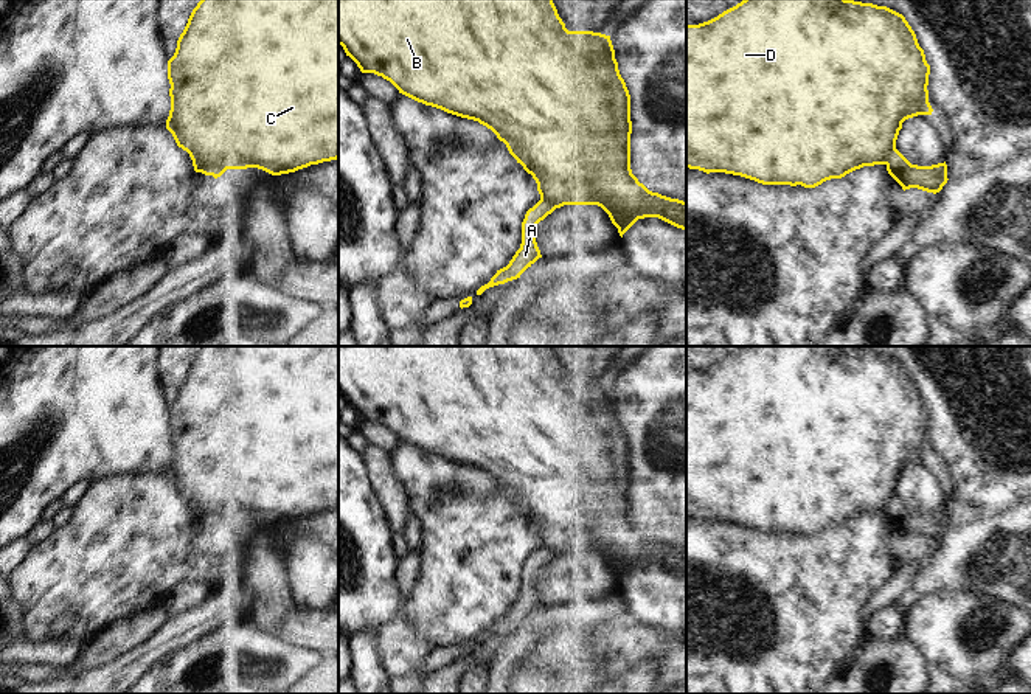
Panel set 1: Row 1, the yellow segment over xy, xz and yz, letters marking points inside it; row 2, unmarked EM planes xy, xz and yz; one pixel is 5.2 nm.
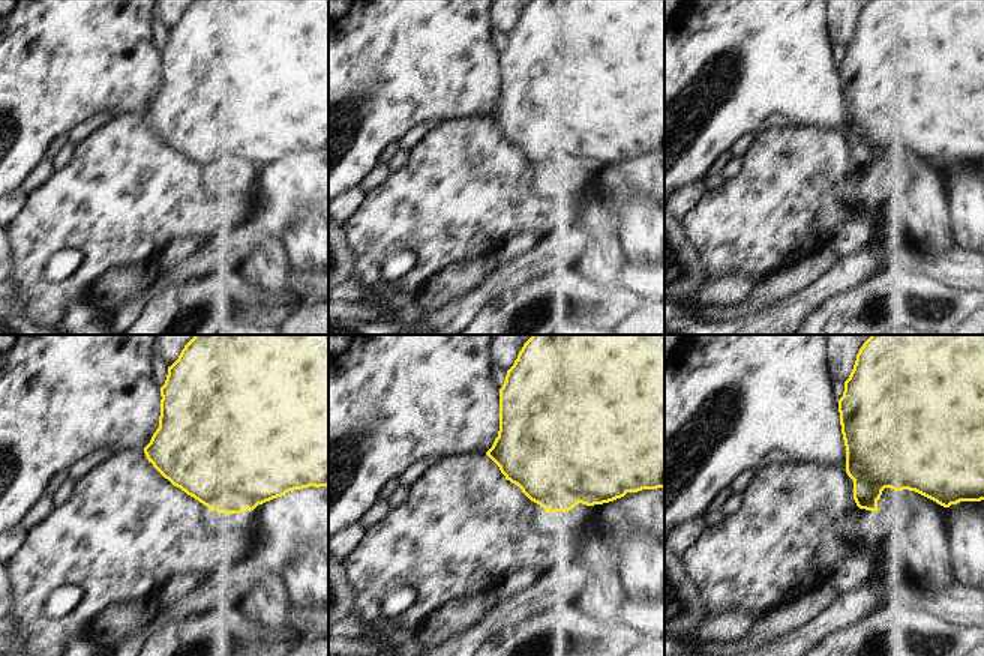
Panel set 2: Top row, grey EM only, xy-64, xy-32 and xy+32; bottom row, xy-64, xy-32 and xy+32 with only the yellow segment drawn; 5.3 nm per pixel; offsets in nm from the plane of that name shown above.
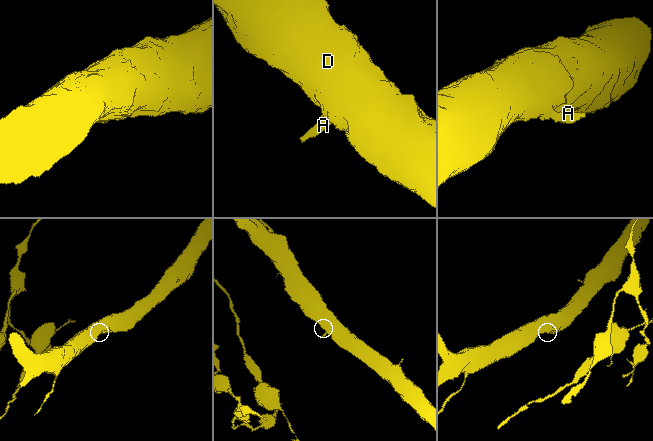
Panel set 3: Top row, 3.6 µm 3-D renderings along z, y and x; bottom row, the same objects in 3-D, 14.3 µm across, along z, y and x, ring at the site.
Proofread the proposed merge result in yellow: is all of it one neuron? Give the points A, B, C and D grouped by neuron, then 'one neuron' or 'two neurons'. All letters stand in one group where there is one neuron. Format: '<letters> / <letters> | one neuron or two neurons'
A / B C D | two neurons

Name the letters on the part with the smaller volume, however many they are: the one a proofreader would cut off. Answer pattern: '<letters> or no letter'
A.

